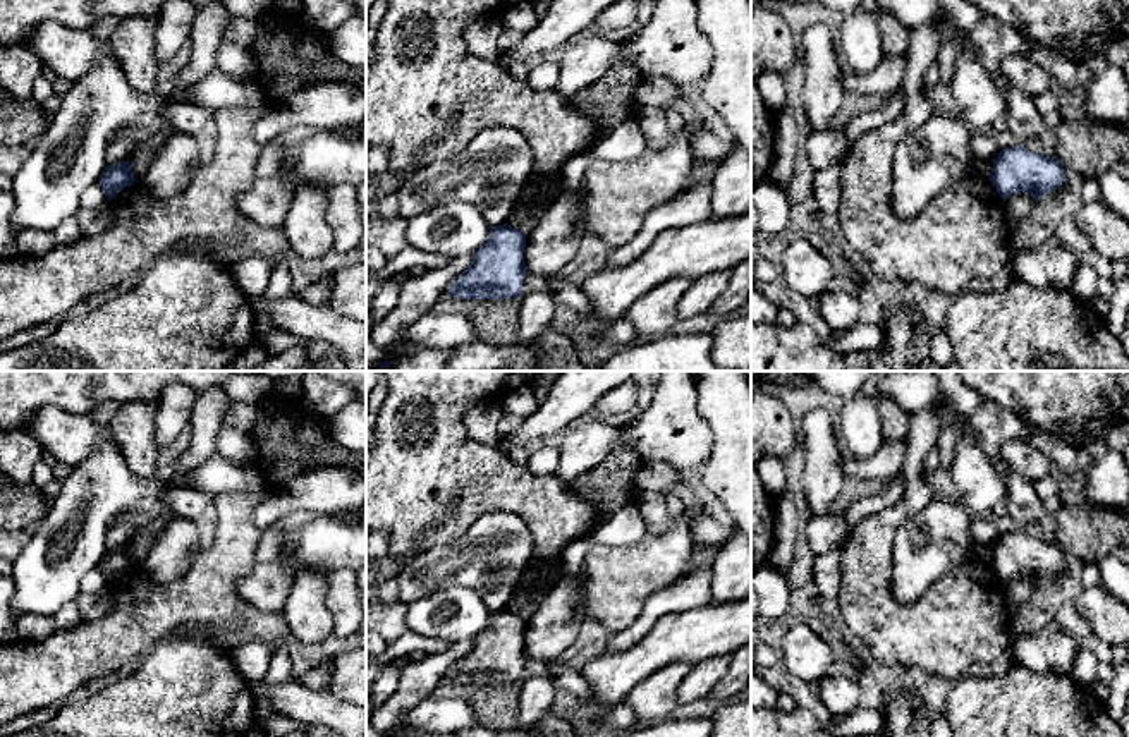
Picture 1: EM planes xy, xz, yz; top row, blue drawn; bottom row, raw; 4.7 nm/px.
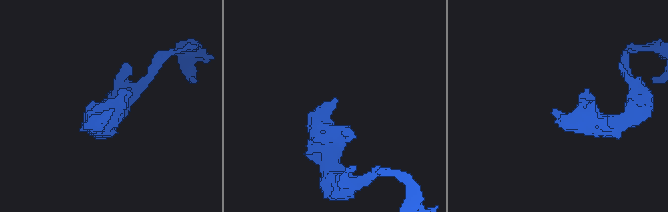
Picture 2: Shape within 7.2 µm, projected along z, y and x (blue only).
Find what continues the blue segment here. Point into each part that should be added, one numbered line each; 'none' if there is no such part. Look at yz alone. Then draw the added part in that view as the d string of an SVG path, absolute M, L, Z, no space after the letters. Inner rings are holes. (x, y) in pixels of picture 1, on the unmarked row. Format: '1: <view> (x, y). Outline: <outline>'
none

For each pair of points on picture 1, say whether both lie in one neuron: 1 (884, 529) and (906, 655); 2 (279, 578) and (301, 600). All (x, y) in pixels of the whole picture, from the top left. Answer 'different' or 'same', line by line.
1: same
2: different

